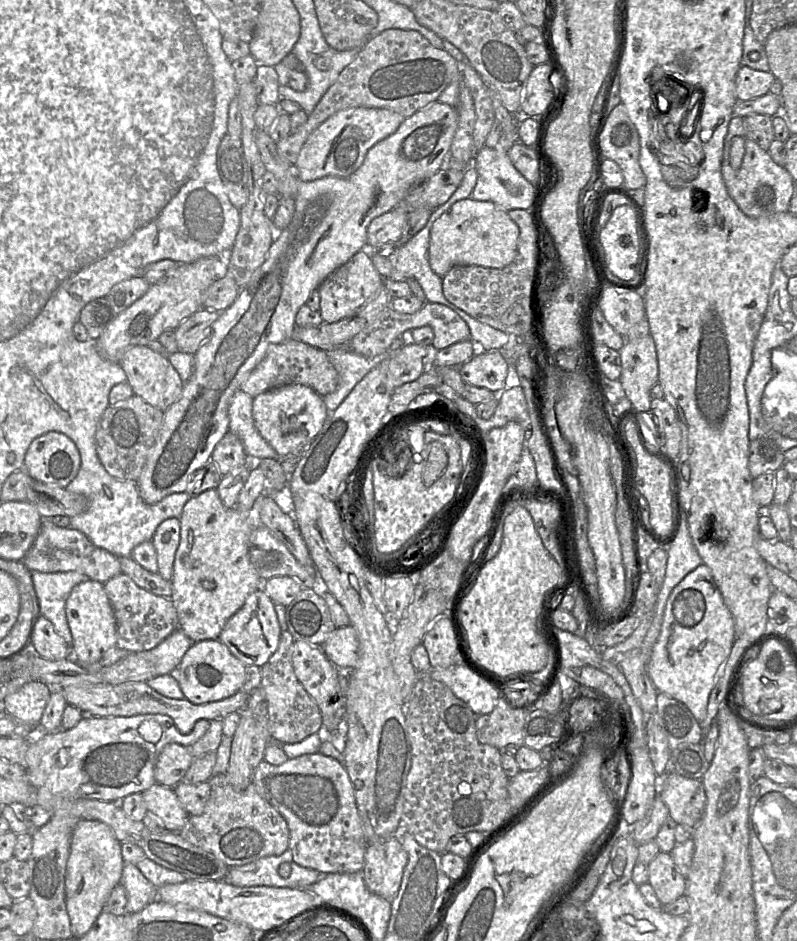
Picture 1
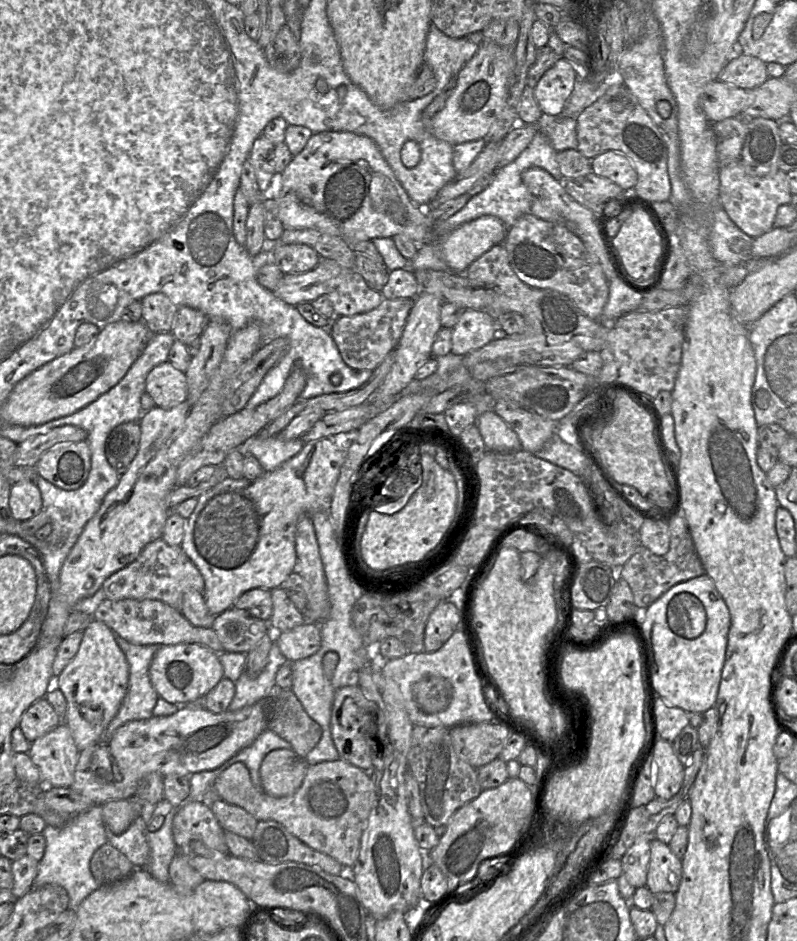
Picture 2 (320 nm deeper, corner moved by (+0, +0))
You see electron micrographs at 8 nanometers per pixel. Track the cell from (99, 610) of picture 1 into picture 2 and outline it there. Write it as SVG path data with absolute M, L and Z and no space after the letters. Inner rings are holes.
M94 619L83 631L83 638L77 654L55 679L53 685L63 693L67 700L68 709L63 723L71 730L80 752L89 746L99 746L104 742L104 732L118 713L128 685L129 665L123 651L116 643L114 632L103 622Z

